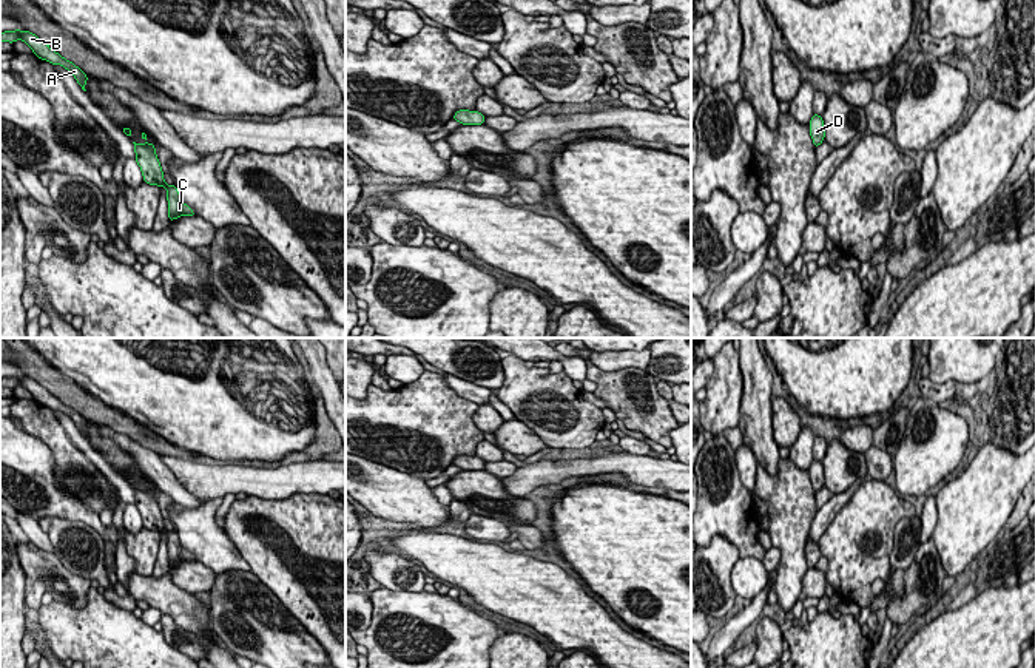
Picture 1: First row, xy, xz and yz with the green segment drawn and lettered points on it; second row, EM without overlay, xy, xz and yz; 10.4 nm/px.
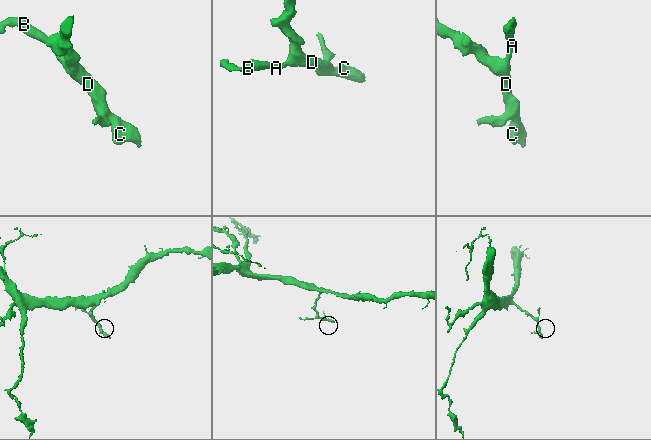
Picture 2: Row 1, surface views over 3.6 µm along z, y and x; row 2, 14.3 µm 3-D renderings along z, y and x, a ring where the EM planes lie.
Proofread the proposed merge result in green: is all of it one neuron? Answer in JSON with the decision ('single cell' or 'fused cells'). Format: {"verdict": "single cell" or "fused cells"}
{"verdict": "single cell"}

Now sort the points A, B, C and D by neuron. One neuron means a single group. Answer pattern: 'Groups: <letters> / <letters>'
Groups: A B C D

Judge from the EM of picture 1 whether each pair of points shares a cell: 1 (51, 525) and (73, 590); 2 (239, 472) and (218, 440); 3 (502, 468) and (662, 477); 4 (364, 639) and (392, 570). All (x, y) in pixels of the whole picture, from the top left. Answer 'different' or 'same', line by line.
1: different
2: different
3: different
4: different

